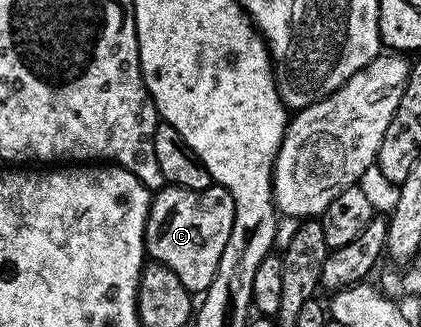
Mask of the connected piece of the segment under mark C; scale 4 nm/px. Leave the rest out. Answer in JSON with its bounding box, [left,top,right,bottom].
[146,183,234,295]

